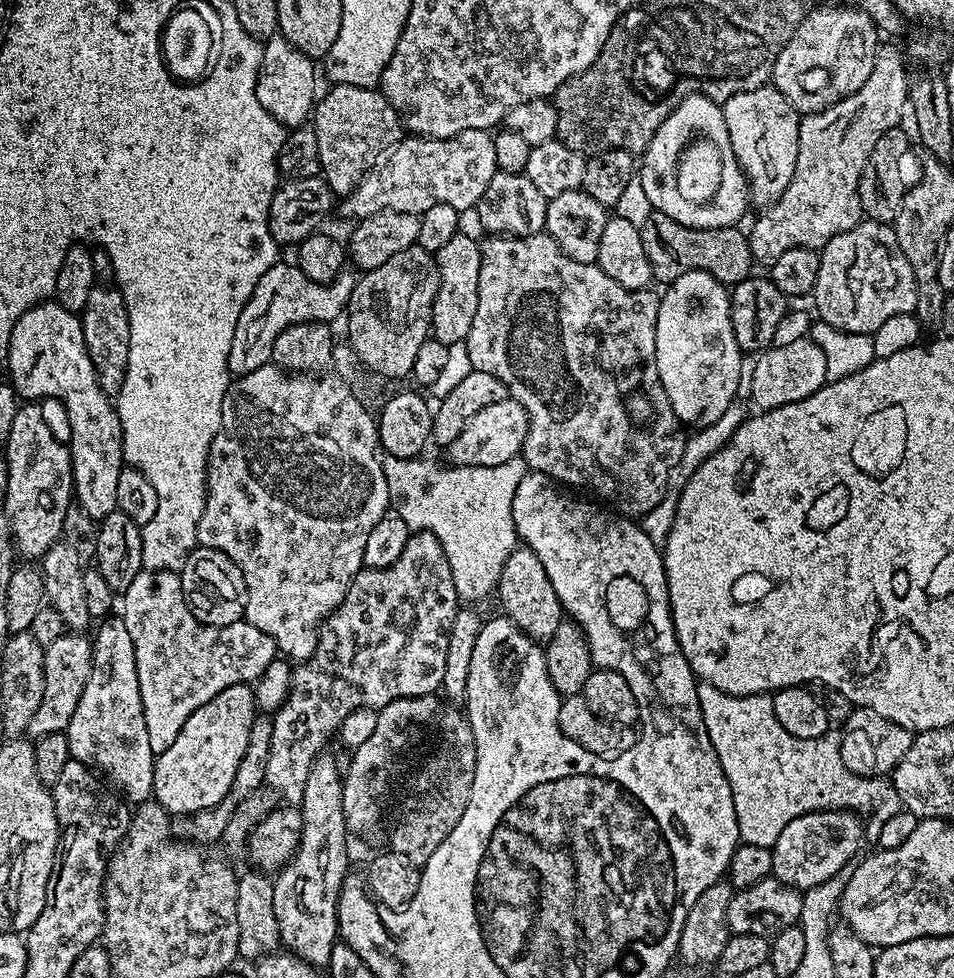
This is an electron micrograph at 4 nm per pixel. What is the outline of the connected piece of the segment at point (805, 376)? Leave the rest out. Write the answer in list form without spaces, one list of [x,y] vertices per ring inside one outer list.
[[[805,338],[790,342],[787,346],[771,347],[757,355],[753,380],[751,403],[760,410],[786,406],[810,398],[821,386],[828,383],[826,378],[826,357],[821,346]]]

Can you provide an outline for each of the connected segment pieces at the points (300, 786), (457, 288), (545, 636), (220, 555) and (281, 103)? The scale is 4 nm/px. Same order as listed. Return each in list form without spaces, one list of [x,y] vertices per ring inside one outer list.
[[[413,531],[409,540],[406,542],[405,549],[402,550],[402,554],[399,555],[398,560],[393,565],[386,566],[384,569],[361,568],[360,573],[352,579],[352,584],[346,590],[346,594],[342,598],[340,605],[329,616],[325,616],[324,623],[320,625],[316,637],[314,654],[308,660],[297,663],[292,668],[292,681],[288,687],[288,696],[284,700],[283,707],[272,716],[274,738],[270,740],[270,762],[266,762],[266,778],[264,779],[264,783],[276,792],[277,797],[285,805],[299,806],[304,801],[306,778],[310,778],[310,770],[313,764],[315,764],[316,759],[327,749],[324,747],[327,746],[328,739],[331,736],[333,739],[334,734],[339,733],[346,714],[354,714],[354,710],[362,710],[363,708],[379,710],[398,698],[431,696],[441,691],[443,675],[446,673],[446,654],[447,646],[450,643],[451,627],[454,625],[455,616],[461,608],[462,604],[456,595],[456,587],[454,586],[454,574],[450,570],[450,562],[446,558],[444,547],[438,542],[438,538],[429,532]]]
[[[457,232],[454,238],[450,238],[450,242],[446,242],[446,246],[442,246],[442,250],[434,254],[440,281],[432,307],[430,332],[435,340],[446,345],[467,341],[470,326],[474,322],[474,313],[478,310],[478,270],[482,266],[480,240],[467,236],[466,232]]]
[[[518,546],[506,558],[506,566],[502,566],[502,574],[498,585],[498,597],[504,607],[503,615],[520,632],[525,632],[532,640],[547,642],[554,638],[558,626],[566,619],[564,608],[558,602],[558,594],[554,594],[554,586],[550,578],[546,578],[546,570],[542,562],[538,562],[538,554],[527,546]]]
[[[198,546],[188,555],[179,574],[186,602],[203,624],[230,626],[230,622],[244,619],[244,607],[248,601],[246,582],[242,570],[225,552]]]
[[[282,35],[271,36],[270,39],[263,41],[262,62],[260,72],[256,75],[256,93],[258,102],[262,102],[262,110],[270,114],[279,124],[284,125],[285,129],[293,130],[300,125],[307,125],[314,111],[314,105],[318,99],[316,92],[316,68],[317,65],[302,50],[295,46]]]

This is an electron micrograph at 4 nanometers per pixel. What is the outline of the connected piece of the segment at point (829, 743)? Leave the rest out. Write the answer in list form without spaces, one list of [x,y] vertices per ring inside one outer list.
[[[703,682],[697,683],[696,689],[698,690],[698,706],[702,710],[702,722],[706,722],[706,730],[710,734],[710,742],[718,754],[718,760],[722,762],[722,770],[726,774],[726,782],[730,782],[730,790],[734,794],[734,814],[738,818],[738,834],[743,843],[750,846],[771,848],[776,843],[778,834],[782,834],[786,822],[794,822],[794,818],[798,818],[802,814],[807,812],[827,812],[829,810],[861,810],[860,808],[868,808],[871,804],[876,804],[876,809],[872,812],[874,820],[867,821],[866,832],[869,837],[875,838],[880,832],[880,824],[886,822],[886,818],[890,818],[901,807],[900,799],[896,796],[896,790],[887,779],[855,776],[844,765],[842,762],[842,750],[840,749],[839,731],[829,730],[826,734],[822,734],[822,738],[794,738],[790,734],[786,734],[786,730],[782,730],[782,722],[778,722],[778,718],[774,718],[771,695],[731,696]]]

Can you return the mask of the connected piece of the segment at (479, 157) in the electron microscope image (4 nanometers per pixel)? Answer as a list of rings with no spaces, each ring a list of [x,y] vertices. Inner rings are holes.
[[[479,128],[462,130],[441,140],[414,135],[401,139],[386,158],[364,175],[359,186],[343,197],[345,214],[355,218],[379,212],[419,214],[439,204],[461,210],[475,209],[486,186],[490,186],[490,178],[498,171],[492,137],[491,131]]]

